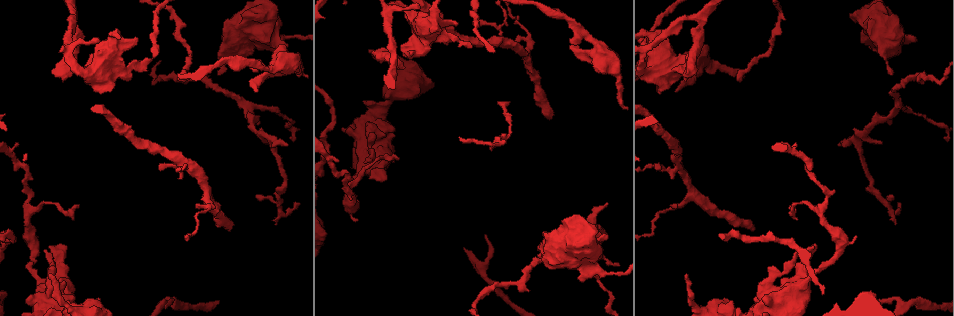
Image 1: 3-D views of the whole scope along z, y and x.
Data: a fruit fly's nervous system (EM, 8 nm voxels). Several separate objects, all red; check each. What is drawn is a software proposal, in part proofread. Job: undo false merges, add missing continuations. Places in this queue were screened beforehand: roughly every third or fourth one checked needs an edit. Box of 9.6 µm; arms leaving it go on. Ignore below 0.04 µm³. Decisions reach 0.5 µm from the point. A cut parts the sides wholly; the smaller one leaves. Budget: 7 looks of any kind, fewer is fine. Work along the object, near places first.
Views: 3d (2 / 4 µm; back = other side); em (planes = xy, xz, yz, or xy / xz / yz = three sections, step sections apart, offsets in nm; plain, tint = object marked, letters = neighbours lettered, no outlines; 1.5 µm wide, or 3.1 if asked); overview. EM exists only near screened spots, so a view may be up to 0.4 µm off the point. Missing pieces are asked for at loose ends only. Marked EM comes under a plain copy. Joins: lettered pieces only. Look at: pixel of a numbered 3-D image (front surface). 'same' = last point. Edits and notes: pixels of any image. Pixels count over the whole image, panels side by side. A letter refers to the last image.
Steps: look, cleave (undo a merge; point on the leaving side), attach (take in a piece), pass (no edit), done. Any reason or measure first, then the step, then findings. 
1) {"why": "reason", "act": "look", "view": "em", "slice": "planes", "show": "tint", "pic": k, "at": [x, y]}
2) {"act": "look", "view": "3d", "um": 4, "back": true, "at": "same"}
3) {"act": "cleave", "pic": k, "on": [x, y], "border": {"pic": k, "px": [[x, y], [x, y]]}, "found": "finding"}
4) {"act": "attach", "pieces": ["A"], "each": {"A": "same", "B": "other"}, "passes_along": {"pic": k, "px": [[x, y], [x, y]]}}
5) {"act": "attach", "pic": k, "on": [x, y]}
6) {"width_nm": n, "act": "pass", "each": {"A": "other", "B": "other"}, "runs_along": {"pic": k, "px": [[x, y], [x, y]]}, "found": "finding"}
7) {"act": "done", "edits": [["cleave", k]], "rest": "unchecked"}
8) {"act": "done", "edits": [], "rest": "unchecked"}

{"why": "sudden change in width", "act": "look", "view": "3d", "um": 4, "pic": 1, "at": [31, 259]}

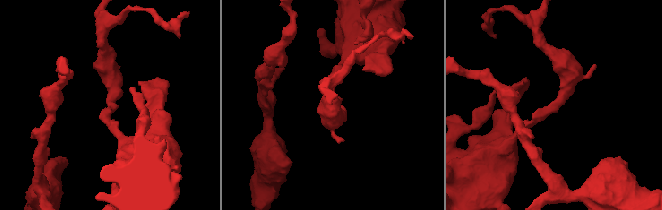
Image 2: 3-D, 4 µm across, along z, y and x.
{"why": "shape alone is not enough", "act": "look", "view": "em", "slice": "xy", "step": 8, "show": "letters", "pic": 2, "at": [112, 105]}

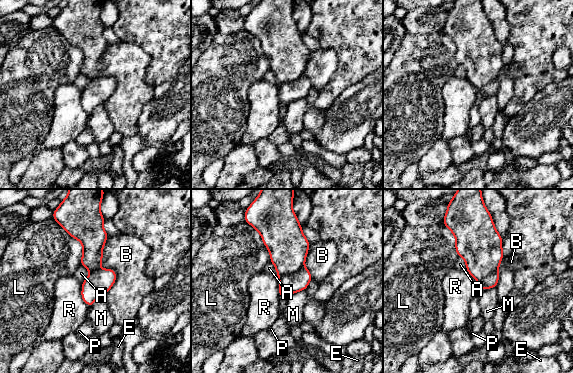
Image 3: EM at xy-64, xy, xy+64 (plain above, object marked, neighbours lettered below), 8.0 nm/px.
{"act": "cleave", "pic": 3, "on": [288, 246], "each": {"A": "other", "B": "other", "E": "other", "L": "other", "M": "other", "P": "other", "R": "other"}, "found": "a second cell is stuck on"}

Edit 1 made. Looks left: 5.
{"act": "look", "view": "overview"}

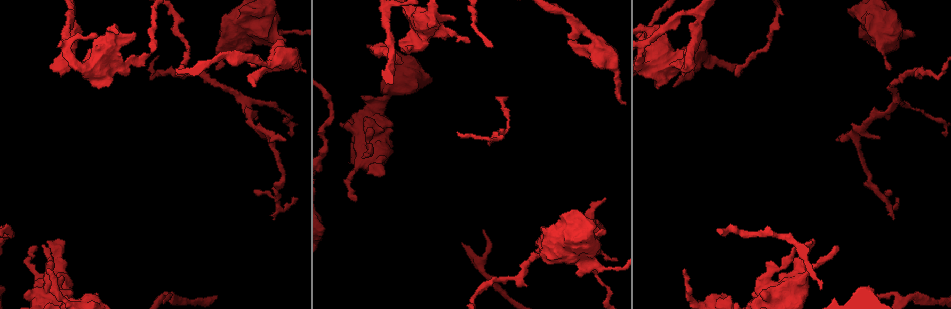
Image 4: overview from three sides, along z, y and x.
{"act": "look", "view": "em", "slice": "planes", "show": "letters", "pic": 4, "at": [676, 85]}

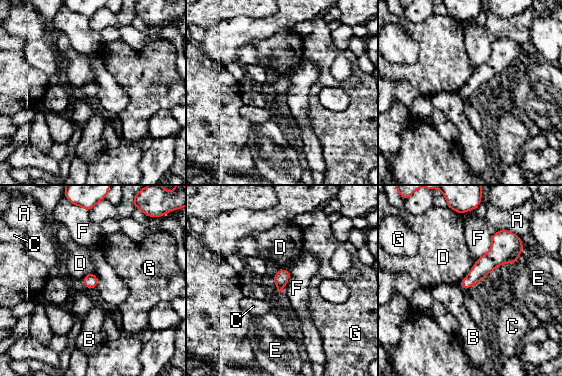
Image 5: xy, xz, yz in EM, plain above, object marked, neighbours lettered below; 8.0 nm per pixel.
{"act": "pass", "each": {"A": "other", "B": "other", "C": "other", "D": "other", "E": "other", "F": "other", "G": "other"}, "border": {"pic": 5, "px": [[491, 235], [490, 248], [476, 260]]}, "found": "no lettered piece goes on from it"}

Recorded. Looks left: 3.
{"why": "an open end", "act": "look", "view": "3d", "um": 4, "pic": 4, "at": [866, 41]}

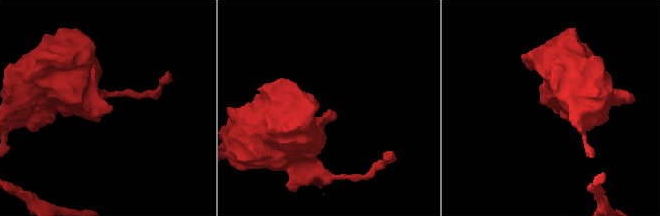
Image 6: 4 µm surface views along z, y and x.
{"act": "look", "view": "em", "slice": "planes", "show": "letters", "pic": 6, "at": [553, 110]}

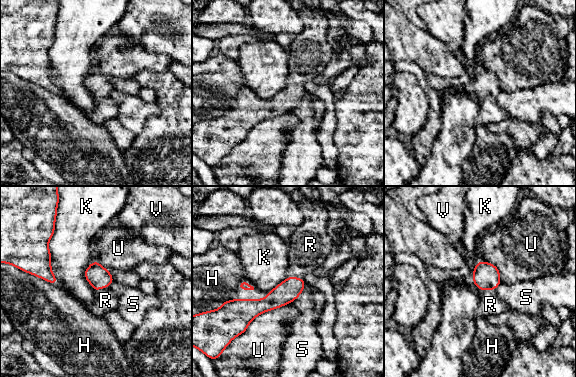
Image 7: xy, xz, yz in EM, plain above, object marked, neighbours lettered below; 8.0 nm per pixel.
{"longest_contact_nm": ["U", 420], "act": "attach", "pieces": ["R"], "each": {"H": "other", "K": "other", "R": "same", "S": "other", "U": "other", "V": "other"}, "passes_along": {"pic": 7, "px": [[486, 276], [485, 289], [490, 304]]}, "found": "it goes on there"}

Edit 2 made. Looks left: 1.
{"act": "done", "edits": [["cleave", 3], ["attach", 7]], "rest": "unchecked"}

